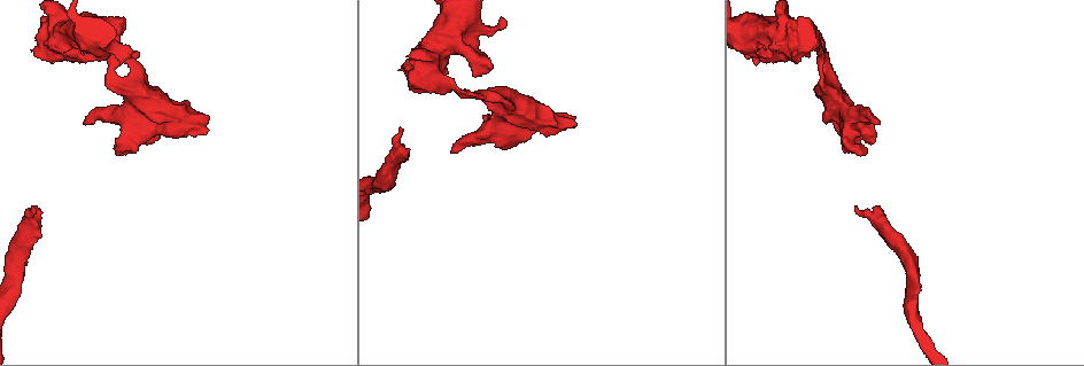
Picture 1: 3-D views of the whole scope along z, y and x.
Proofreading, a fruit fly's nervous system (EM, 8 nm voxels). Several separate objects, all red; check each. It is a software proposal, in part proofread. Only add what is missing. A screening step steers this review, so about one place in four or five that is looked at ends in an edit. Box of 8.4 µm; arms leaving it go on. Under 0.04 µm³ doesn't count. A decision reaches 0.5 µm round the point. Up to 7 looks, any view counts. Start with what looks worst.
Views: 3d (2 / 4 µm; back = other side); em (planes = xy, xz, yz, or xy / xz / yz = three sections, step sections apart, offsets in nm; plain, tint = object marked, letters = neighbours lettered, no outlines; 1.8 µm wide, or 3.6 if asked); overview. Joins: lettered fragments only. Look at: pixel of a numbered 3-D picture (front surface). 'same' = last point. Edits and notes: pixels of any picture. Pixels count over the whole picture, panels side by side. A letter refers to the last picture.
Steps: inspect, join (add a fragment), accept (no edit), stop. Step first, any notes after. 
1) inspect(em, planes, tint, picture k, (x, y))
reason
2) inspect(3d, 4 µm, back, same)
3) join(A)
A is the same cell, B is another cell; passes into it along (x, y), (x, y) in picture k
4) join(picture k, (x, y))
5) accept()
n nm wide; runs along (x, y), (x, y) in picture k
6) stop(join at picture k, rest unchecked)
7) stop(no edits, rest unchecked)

inspect(em, planes, letters, picture 1, (573, 118))

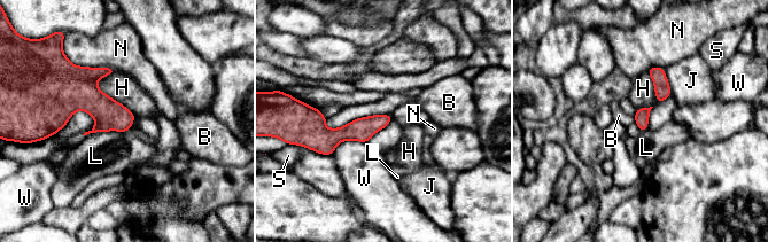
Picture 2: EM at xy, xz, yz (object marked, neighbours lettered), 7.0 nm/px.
accept()
B, H, J, L, N, S and W are other cells; border along (378, 114), (388, 115) in picture 2; none of them fits

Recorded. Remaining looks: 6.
inspect(em, yz, step 16, tint, picture 1, (401, 67))
stops while still wide

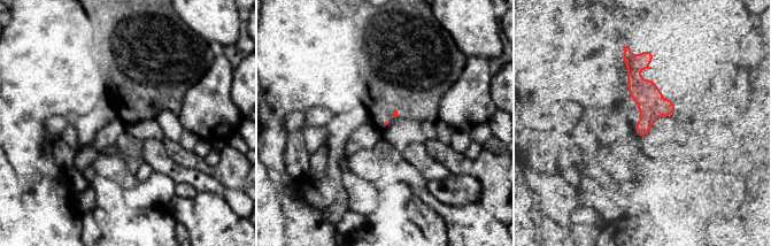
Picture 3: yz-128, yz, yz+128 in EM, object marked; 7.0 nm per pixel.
inspect(em, planes, letters, same)
another direction

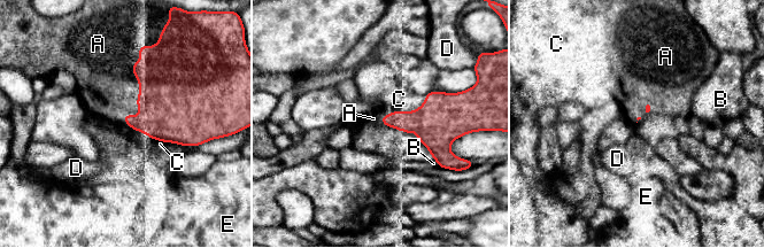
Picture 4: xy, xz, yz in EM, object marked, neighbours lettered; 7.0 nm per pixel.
join(A)
A touches over 420 nm; A is the same cell, B, C, D and E are other cells; the neuron continues

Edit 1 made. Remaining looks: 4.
inspect(overview)
see it whole again

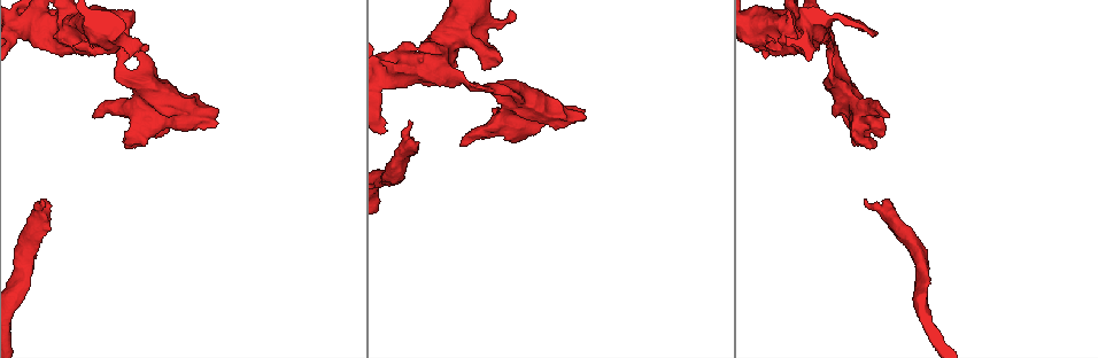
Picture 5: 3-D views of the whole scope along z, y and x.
inspect(em, xy, step 4, letters, picture 5, (93, 114))
branch stops here

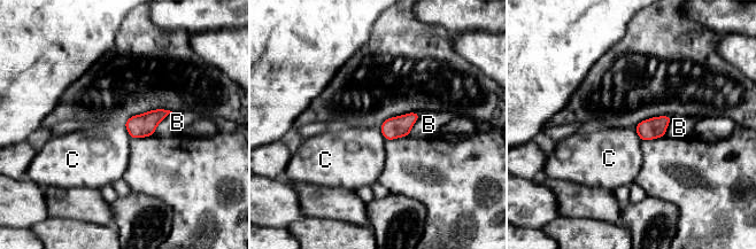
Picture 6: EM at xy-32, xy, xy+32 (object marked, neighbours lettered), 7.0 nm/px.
accept()
150 nm wide; B and C are other cells; border along (124, 123), (131, 138) in picture 6; no lettered fragment goes on from it

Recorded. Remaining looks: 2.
stop(join at picture 4, rest unchecked)

